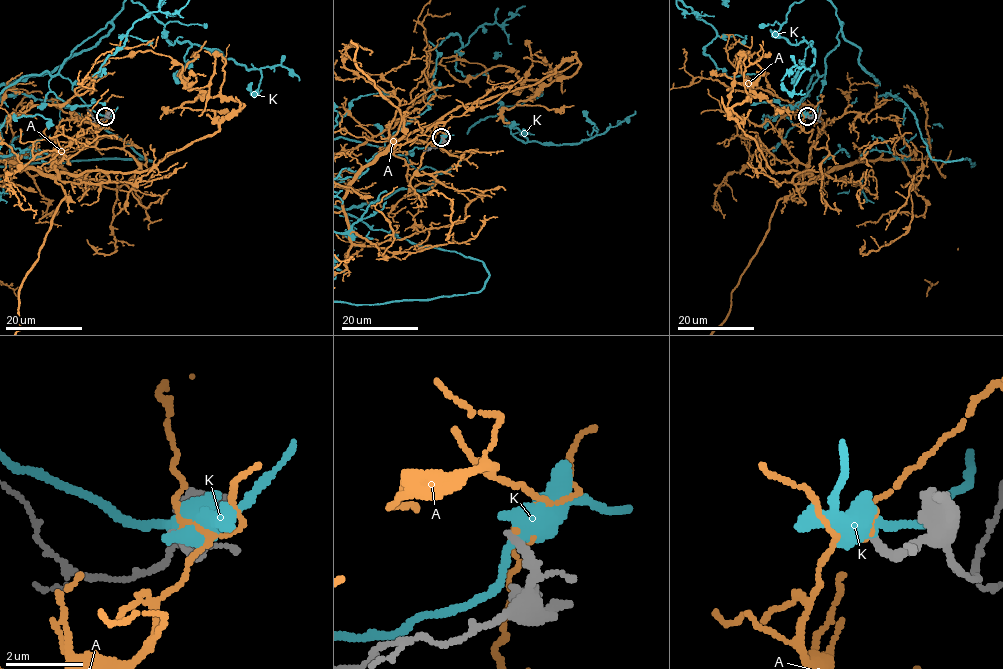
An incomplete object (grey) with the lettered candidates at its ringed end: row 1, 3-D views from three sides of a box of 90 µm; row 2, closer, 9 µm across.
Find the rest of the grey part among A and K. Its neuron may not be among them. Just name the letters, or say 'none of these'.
none of these

